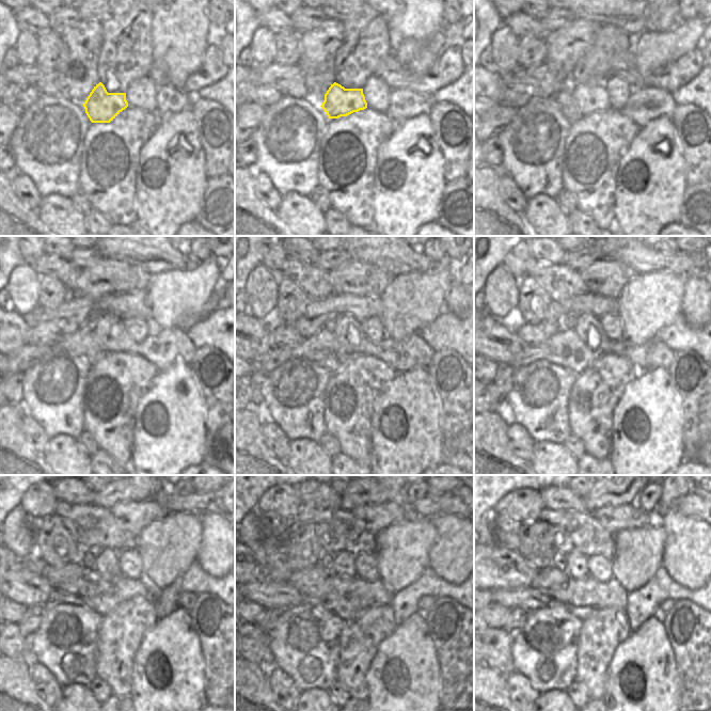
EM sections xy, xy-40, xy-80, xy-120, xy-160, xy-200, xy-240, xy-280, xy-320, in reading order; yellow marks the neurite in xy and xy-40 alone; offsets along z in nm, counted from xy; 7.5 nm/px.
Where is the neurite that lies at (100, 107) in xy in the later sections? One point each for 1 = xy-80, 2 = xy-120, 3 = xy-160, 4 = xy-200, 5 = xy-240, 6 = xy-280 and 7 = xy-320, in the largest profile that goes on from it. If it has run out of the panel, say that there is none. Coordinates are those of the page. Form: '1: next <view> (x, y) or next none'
1: next xy-80 (588, 98)
2: next xy-120 (110, 331)
3: next xy-160 (348, 330)
4: next xy-200 (588, 328)
5: next xy-240 (107, 564)
6: next xy-280 (343, 566)
7: next xy-320 (575, 563)

